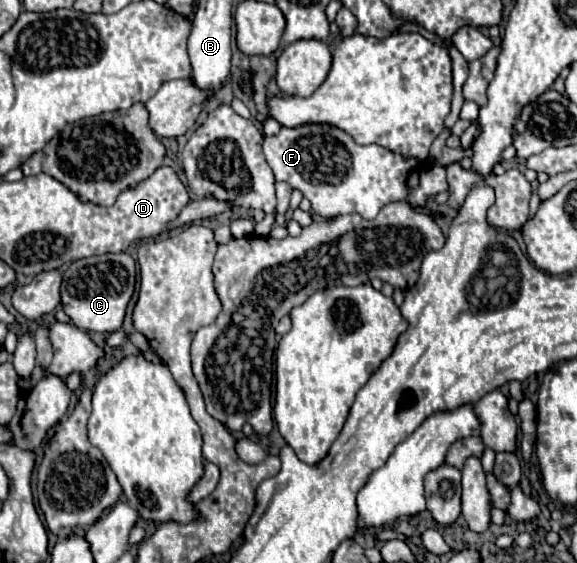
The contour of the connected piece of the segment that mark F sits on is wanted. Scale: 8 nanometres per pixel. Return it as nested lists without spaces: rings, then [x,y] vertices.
[[[319,124],[299,128],[283,126],[277,136],[265,138],[263,152],[277,182],[287,182],[291,188],[301,190],[311,202],[313,212],[329,218],[357,212],[373,220],[389,202],[405,200],[405,180],[409,172],[419,166],[417,160],[405,160],[379,144],[361,146],[355,144],[347,132]]]

